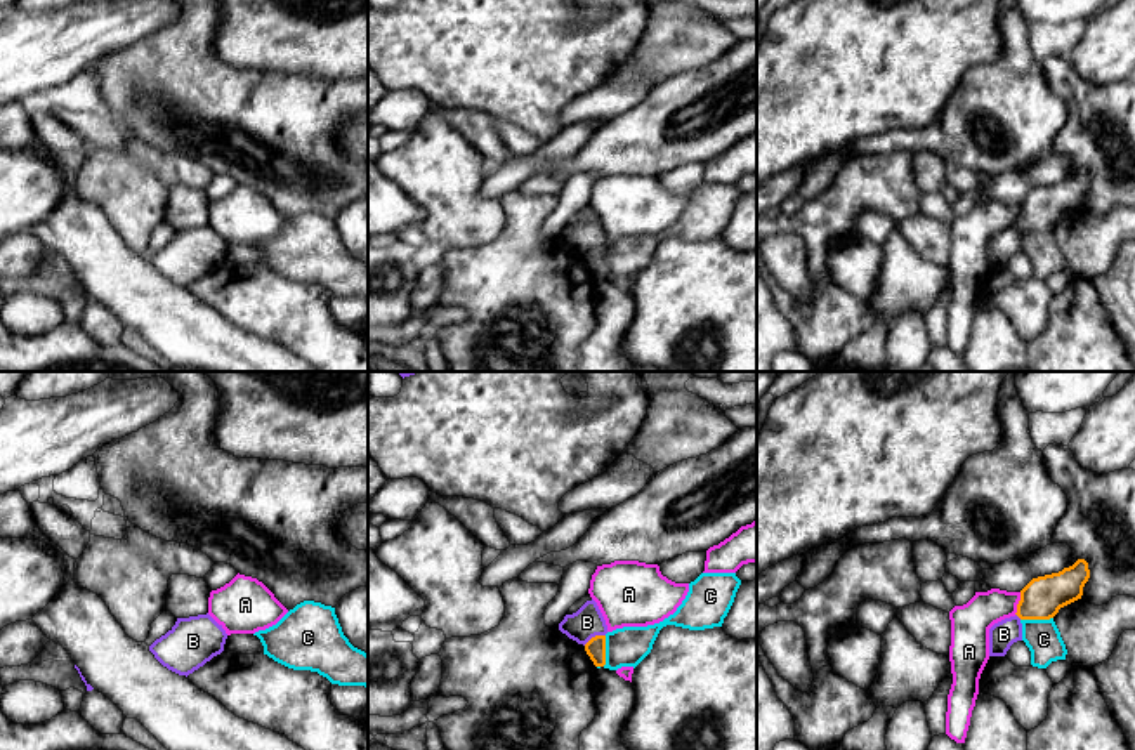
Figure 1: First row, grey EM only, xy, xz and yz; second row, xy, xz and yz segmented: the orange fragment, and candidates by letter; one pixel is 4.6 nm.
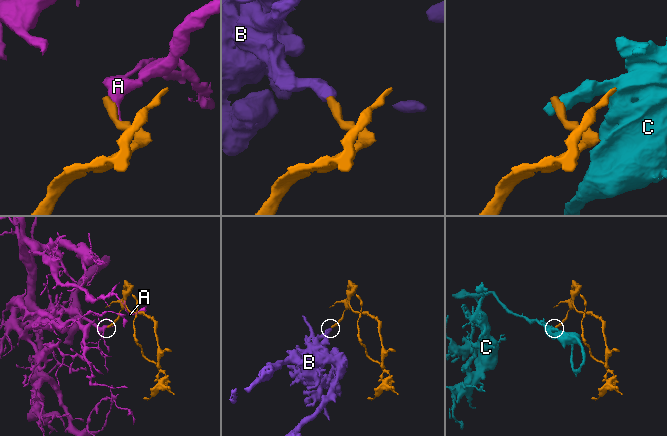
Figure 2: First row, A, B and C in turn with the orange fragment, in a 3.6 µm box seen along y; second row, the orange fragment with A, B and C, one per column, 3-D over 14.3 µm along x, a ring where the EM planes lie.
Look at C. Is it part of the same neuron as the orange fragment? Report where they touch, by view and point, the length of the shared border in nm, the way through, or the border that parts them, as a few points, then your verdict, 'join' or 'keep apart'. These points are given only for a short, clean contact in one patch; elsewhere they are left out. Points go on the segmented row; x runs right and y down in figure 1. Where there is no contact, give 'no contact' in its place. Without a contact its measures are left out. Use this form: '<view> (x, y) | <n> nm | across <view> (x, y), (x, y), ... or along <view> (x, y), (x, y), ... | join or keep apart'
yz (1036, 618) | 150 nm | along yz (1052, 617), (1021, 620) | keep apart

